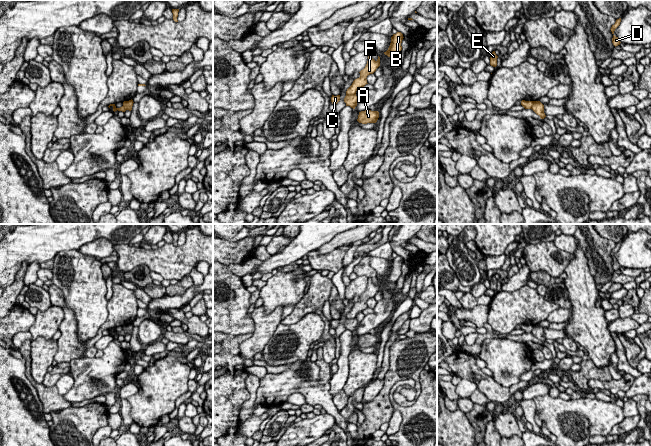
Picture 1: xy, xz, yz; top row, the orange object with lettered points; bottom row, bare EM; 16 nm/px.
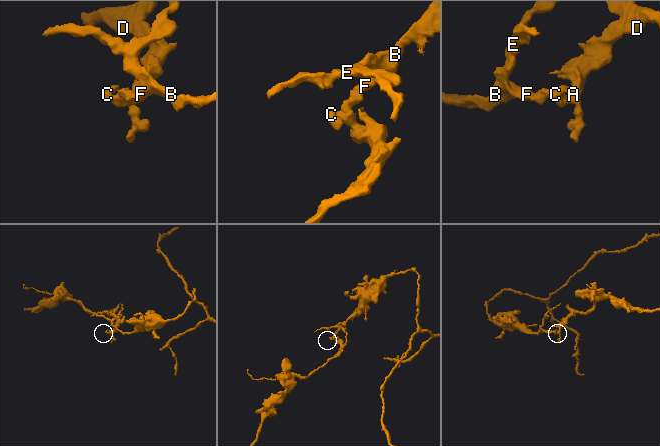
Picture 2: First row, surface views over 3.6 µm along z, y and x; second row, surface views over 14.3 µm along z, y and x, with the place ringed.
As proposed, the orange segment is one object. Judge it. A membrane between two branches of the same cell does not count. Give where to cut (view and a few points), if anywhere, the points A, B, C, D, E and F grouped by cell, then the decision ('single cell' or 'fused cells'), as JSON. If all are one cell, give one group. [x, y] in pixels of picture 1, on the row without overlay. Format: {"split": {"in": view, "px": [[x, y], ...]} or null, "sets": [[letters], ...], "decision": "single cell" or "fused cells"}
{"split": {"in": "xz", "px": [[346, 317], [355, 318]]}, "sets": [["A", "C", "D"], ["B", "E", "F"]], "decision": "fused cells"}

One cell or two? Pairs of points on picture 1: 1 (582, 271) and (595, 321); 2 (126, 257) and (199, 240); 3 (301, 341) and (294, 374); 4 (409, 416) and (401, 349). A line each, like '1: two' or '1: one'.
1: one
2: one
3: two
4: two

